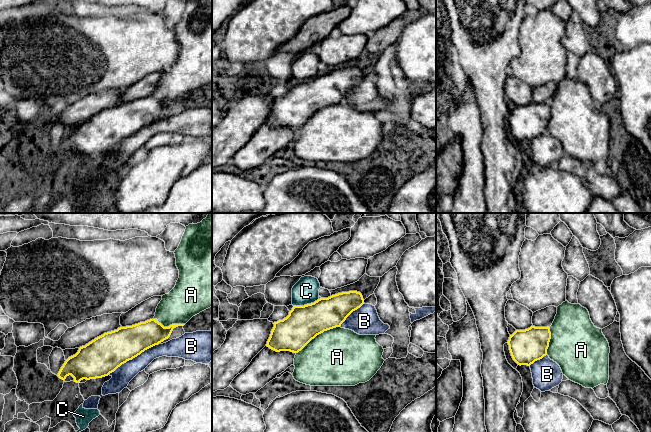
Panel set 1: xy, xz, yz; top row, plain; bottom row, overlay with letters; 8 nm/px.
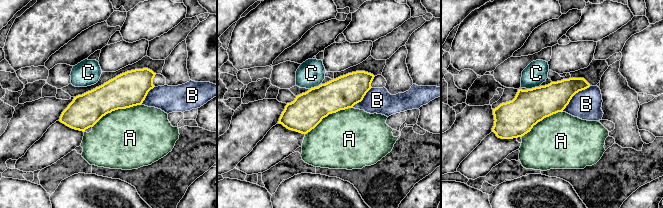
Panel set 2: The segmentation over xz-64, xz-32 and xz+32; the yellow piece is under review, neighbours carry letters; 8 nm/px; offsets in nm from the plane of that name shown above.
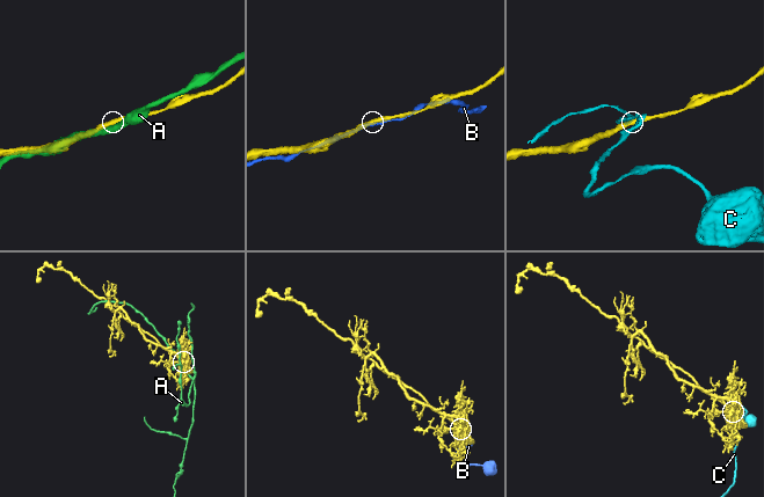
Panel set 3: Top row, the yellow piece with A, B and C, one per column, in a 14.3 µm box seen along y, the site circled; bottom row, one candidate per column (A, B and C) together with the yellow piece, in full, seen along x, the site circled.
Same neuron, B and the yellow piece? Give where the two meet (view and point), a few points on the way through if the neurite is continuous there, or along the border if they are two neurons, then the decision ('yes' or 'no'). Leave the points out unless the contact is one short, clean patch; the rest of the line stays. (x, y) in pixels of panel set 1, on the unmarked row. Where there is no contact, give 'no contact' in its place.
xy (132, 134) | yes

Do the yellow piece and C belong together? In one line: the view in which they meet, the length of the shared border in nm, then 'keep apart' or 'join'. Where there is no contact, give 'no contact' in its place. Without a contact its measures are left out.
xz | 220 nm | keep apart

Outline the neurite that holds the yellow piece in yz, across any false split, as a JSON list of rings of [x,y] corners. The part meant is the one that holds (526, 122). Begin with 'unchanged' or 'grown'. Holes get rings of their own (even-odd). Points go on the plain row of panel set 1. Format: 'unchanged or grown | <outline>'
grown | [[[531,102],[516,106],[507,118],[513,136],[530,143],[533,161],[541,168],[559,162],[563,155],[560,142],[547,131],[550,115],[549,103]]]

